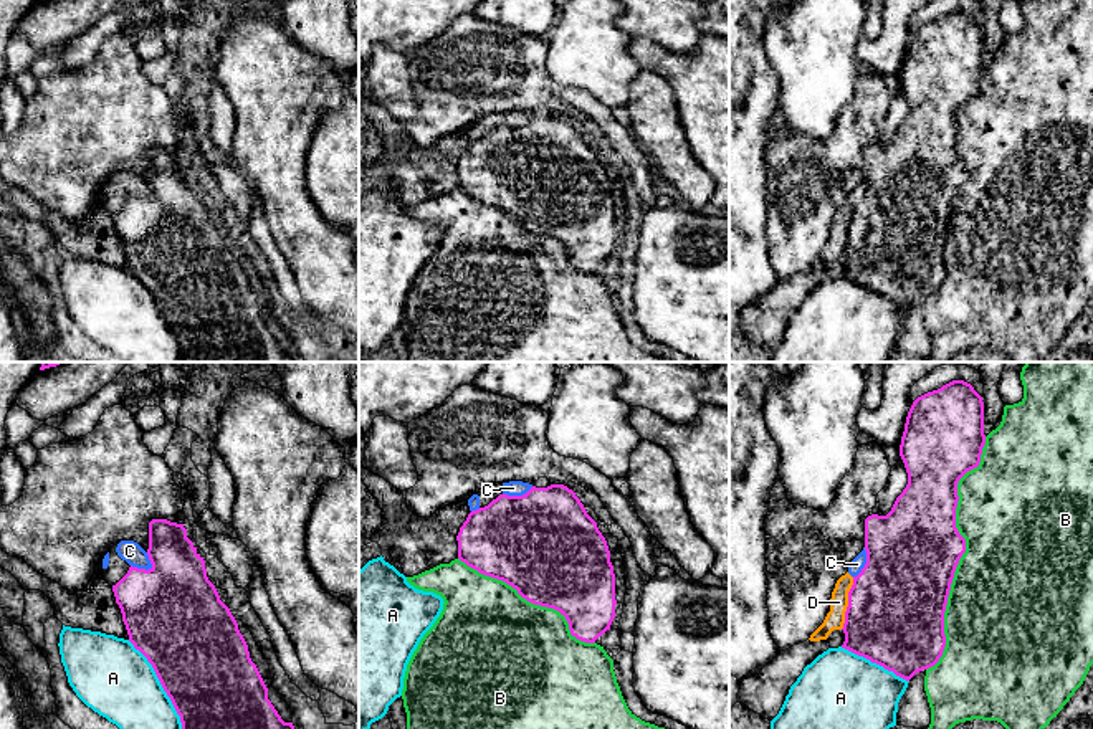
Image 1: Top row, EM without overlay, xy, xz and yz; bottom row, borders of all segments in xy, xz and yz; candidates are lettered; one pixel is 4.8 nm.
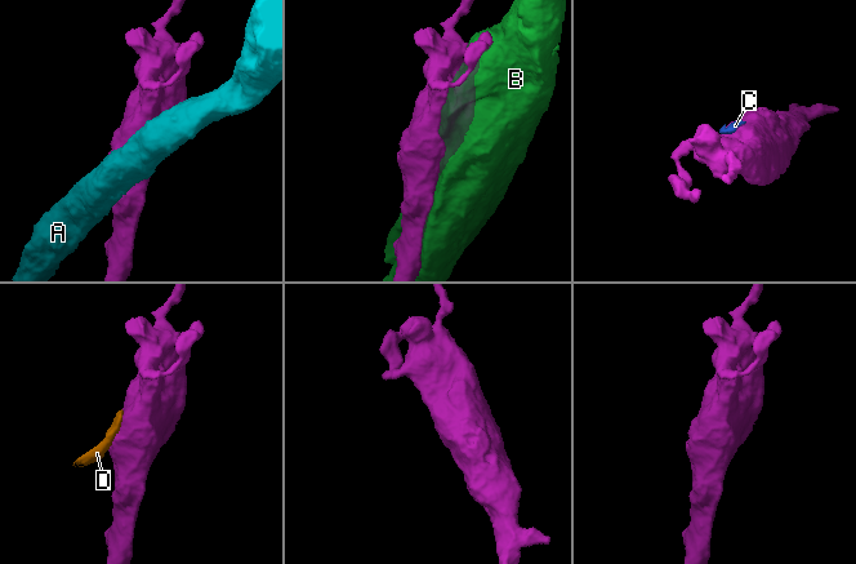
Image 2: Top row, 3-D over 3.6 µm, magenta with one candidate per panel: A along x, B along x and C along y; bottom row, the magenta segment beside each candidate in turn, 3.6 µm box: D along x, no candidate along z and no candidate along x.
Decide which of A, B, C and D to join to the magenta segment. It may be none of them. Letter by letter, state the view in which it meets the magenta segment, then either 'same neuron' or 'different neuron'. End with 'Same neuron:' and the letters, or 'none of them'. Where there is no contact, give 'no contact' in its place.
A: meets magenta in xy; different neuron
B: meets magenta in yz; different neuron
C: meets magenta in xy; different neuron
D: meets magenta in yz; different neuron
Same neuron: none of them

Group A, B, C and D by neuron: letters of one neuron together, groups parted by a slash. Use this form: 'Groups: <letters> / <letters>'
Groups: A / B / C D

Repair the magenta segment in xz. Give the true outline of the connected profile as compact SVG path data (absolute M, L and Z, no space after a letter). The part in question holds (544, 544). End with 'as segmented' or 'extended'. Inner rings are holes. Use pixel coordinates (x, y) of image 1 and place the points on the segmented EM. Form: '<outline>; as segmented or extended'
M532 486L523 496L499 494L468 514L456 541L461 562L506 582L527 602L557 610L577 640L595 643L610 630L617 605L610 550L597 522L567 486Z; as segmented

